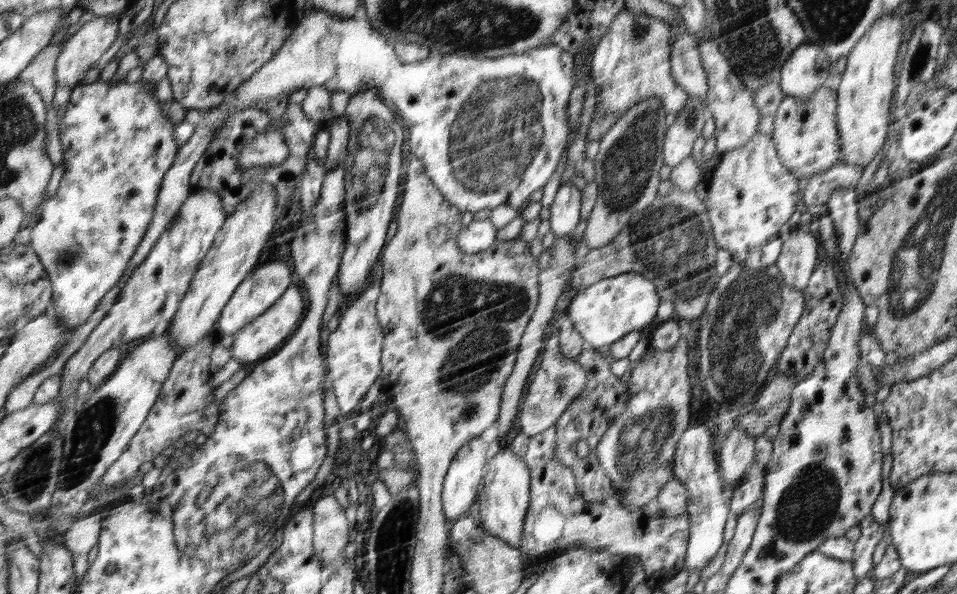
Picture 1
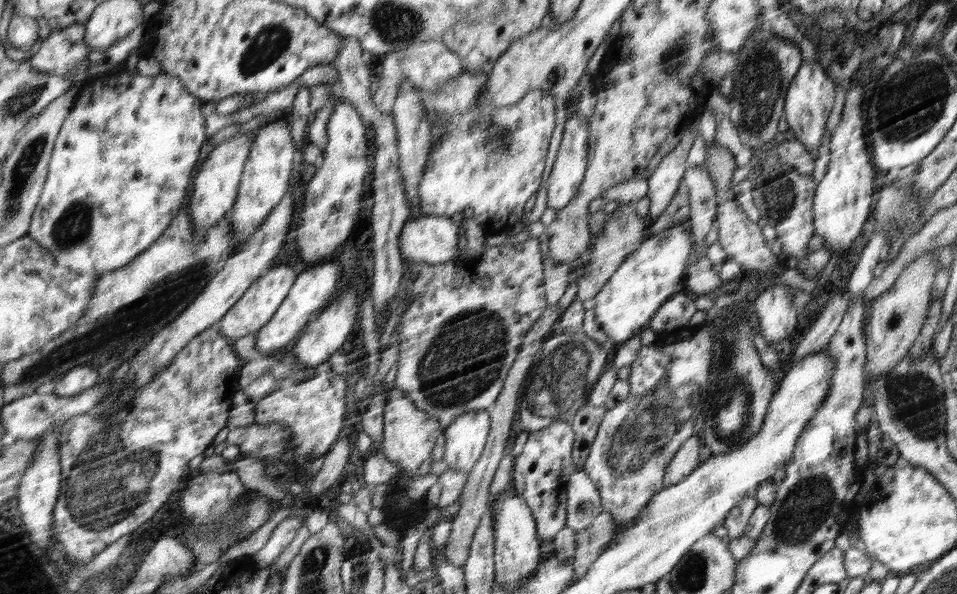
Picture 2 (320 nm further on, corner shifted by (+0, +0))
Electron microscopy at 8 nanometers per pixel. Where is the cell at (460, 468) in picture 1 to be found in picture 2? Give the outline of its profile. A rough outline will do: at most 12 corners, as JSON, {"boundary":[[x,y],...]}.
{"boundary":[[487,409],[444,429],[444,461],[469,474],[487,448]]}

